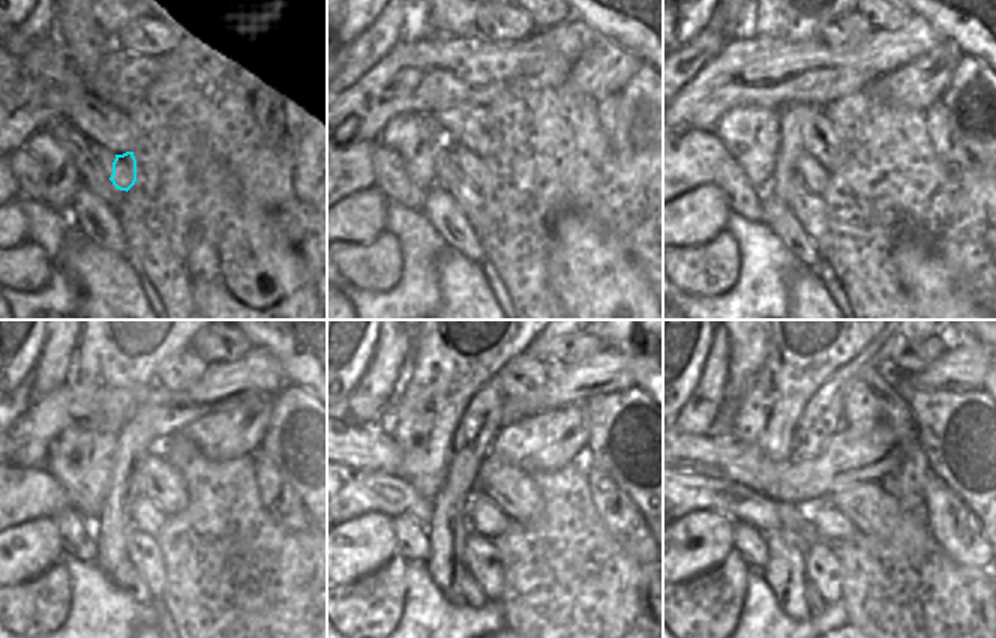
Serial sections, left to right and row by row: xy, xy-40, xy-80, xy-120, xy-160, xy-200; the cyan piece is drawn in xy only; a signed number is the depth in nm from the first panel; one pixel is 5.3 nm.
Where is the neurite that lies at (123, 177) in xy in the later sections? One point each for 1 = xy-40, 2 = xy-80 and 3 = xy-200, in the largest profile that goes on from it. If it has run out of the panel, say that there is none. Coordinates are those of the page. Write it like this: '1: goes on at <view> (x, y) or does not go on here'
1: goes on at xy-40 (471, 165)
2: goes on at xy-80 (813, 174)
3: goes on at xy-200 (830, 524)

